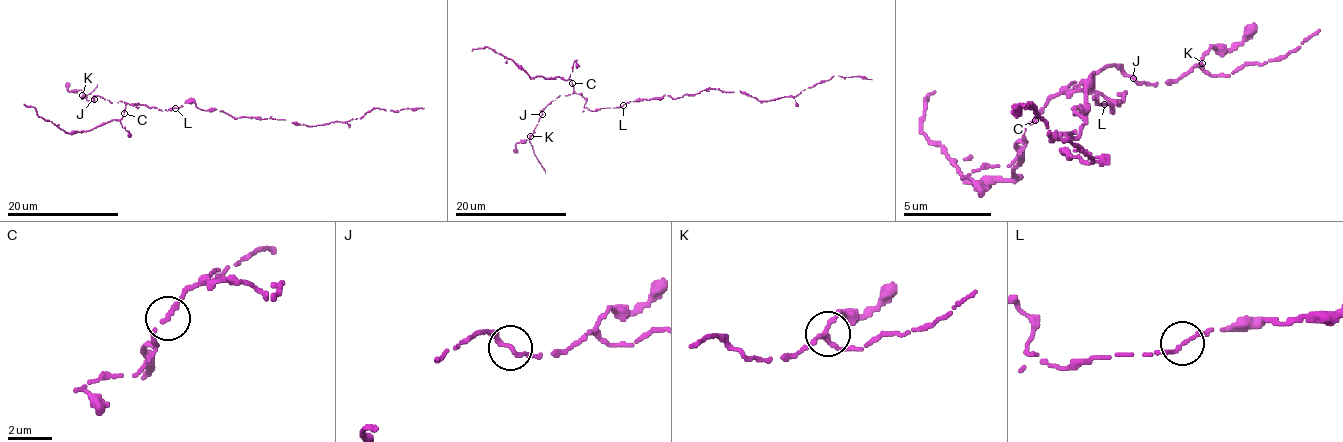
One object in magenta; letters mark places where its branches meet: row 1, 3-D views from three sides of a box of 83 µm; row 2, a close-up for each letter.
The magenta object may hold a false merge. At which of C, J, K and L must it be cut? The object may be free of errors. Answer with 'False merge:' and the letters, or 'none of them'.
False merge: none of them

